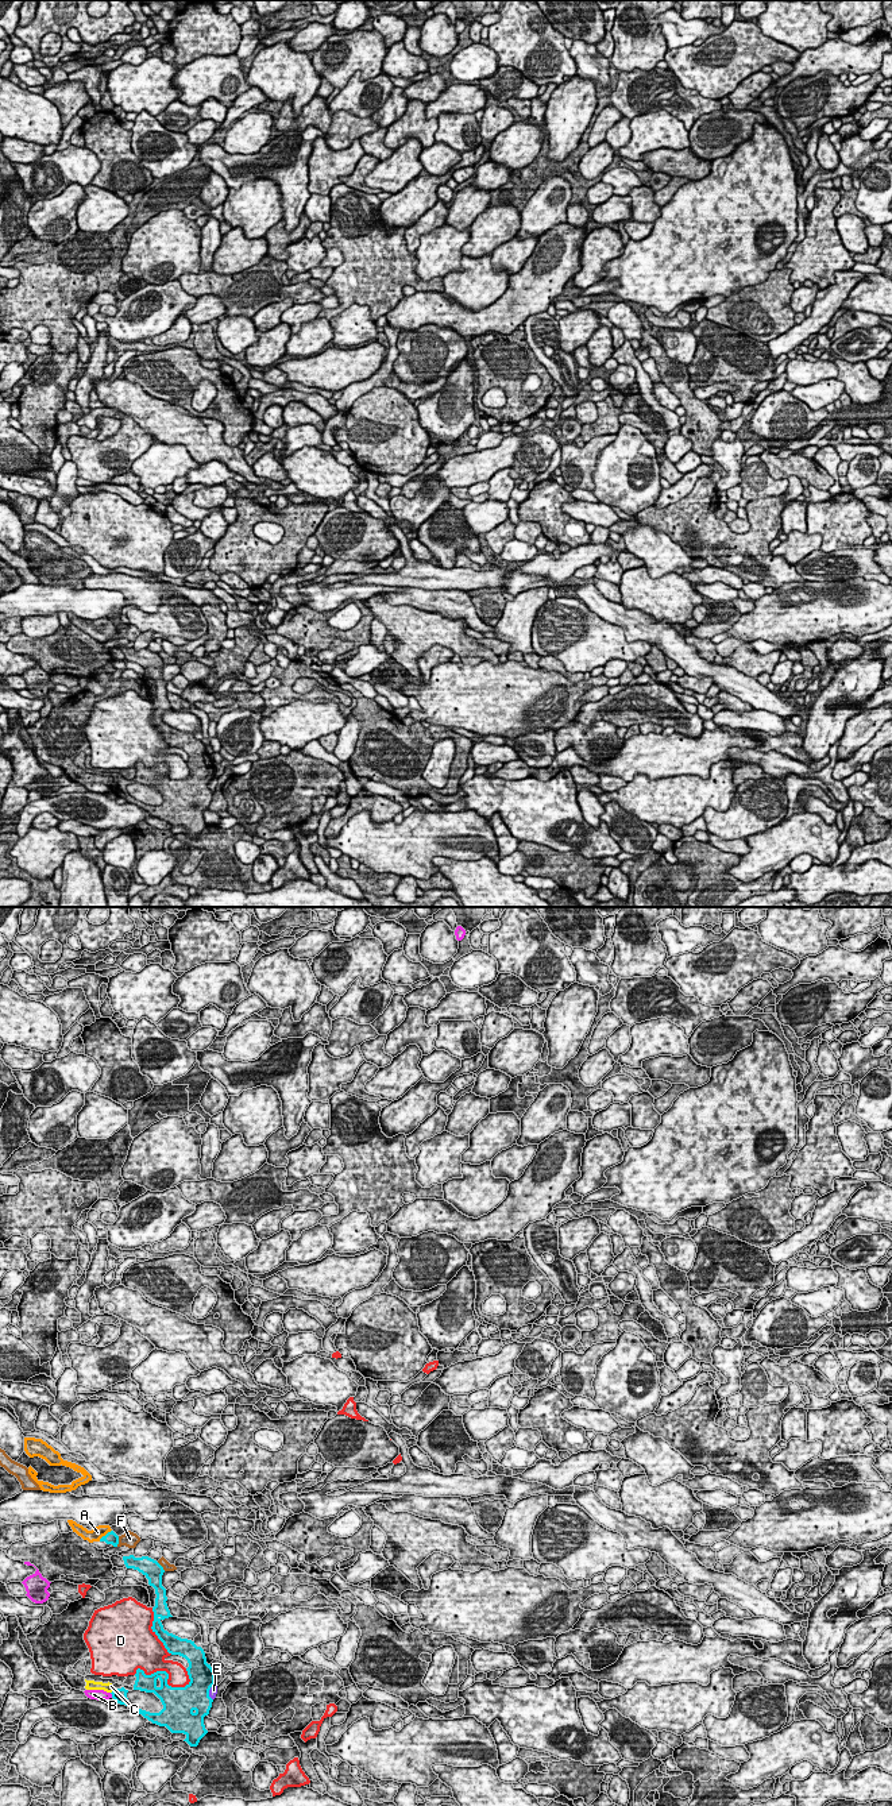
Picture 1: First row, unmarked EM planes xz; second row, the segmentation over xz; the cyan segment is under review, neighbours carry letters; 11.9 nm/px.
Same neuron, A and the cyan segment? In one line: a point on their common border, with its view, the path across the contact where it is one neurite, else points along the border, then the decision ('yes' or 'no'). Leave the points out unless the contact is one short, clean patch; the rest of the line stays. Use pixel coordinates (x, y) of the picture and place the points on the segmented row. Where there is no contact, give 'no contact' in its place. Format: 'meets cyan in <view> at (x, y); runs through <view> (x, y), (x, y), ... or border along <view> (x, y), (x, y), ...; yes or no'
meets cyan in xz at (105, 1535); runs through xz (111, 1538), (105, 1535), (97, 1532); yes

